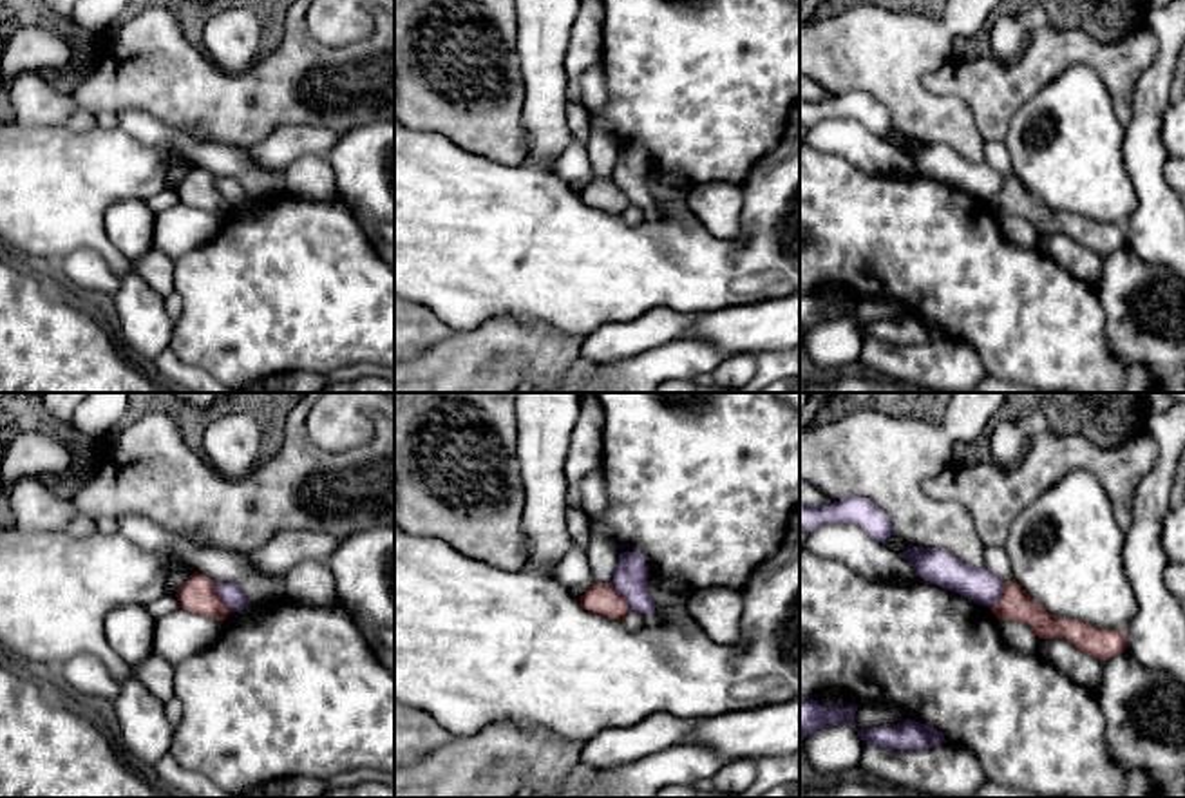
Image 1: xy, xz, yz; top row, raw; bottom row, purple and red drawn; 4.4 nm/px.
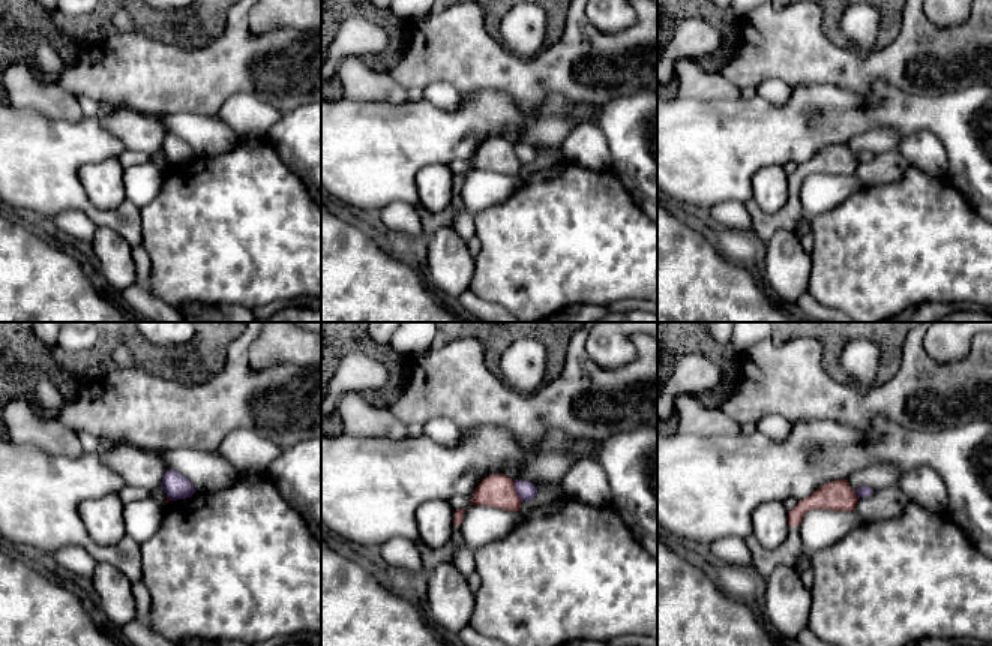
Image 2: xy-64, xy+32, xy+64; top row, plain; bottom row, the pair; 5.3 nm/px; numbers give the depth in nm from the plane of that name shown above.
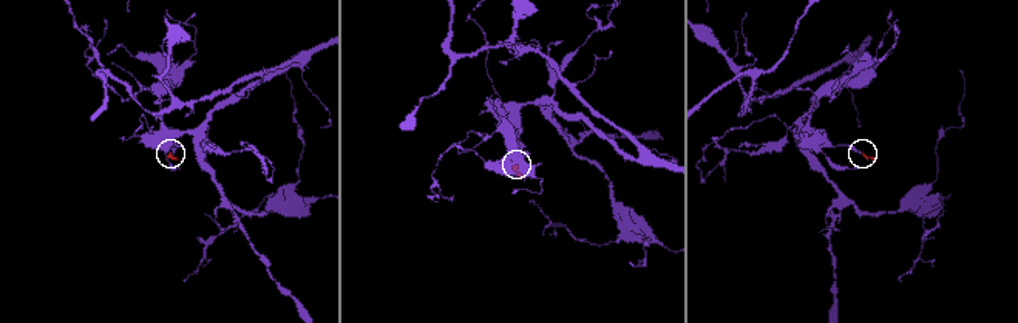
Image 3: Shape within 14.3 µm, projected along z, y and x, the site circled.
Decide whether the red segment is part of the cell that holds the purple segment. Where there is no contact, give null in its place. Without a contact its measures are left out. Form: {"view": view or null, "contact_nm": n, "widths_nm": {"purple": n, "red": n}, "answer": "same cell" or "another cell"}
{"view": "xy", "contact_nm": 160, "widths_nm": {"purple": 100, "red": 160}, "answer": "another cell"}

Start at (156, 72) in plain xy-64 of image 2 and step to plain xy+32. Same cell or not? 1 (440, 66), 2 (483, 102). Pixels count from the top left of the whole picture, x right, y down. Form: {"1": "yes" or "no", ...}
{"1": "yes", "2": "no"}

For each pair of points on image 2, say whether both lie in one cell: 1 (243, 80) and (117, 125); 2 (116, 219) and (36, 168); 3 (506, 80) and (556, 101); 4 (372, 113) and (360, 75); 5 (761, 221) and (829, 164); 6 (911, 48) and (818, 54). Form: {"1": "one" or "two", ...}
{"1": "two", "2": "one", "3": "two", "4": "two", "5": "one", "6": "one"}

